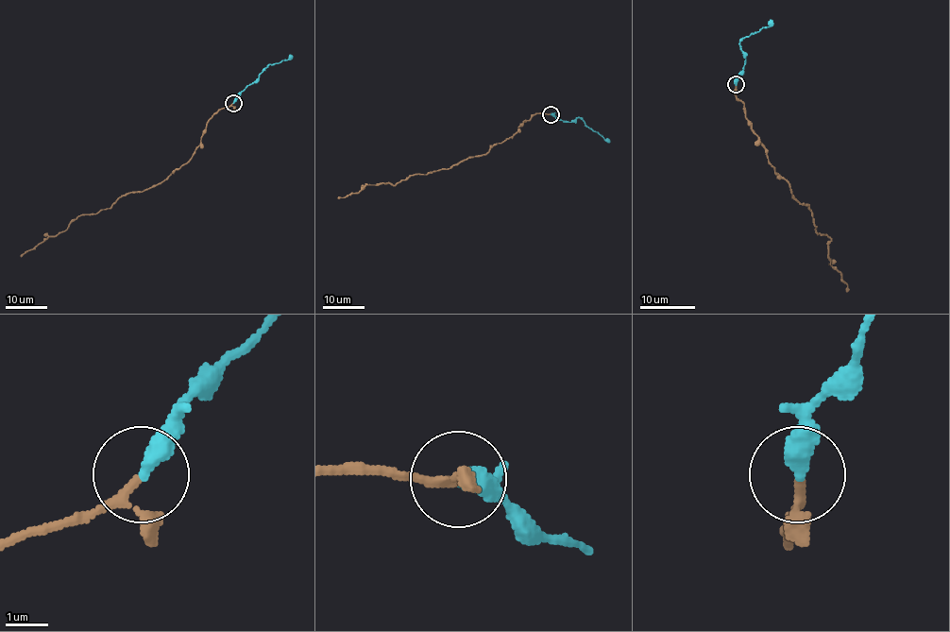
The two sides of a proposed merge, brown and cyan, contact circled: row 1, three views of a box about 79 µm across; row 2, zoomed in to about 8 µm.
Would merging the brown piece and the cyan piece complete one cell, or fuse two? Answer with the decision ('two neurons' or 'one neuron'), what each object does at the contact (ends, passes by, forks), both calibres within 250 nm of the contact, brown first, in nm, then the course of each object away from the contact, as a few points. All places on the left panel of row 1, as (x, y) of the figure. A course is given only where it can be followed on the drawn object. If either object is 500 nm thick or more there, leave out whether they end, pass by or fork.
one neuron; brown passes by; cyan ends; calibres 170 and 440 nm; course brown (233, 103), (212, 117), (192, 157), (168, 177), (128, 192), (110, 208), (83, 213), (20, 256); course cyan (233, 102), (269, 64), (287, 60), (292, 55)

